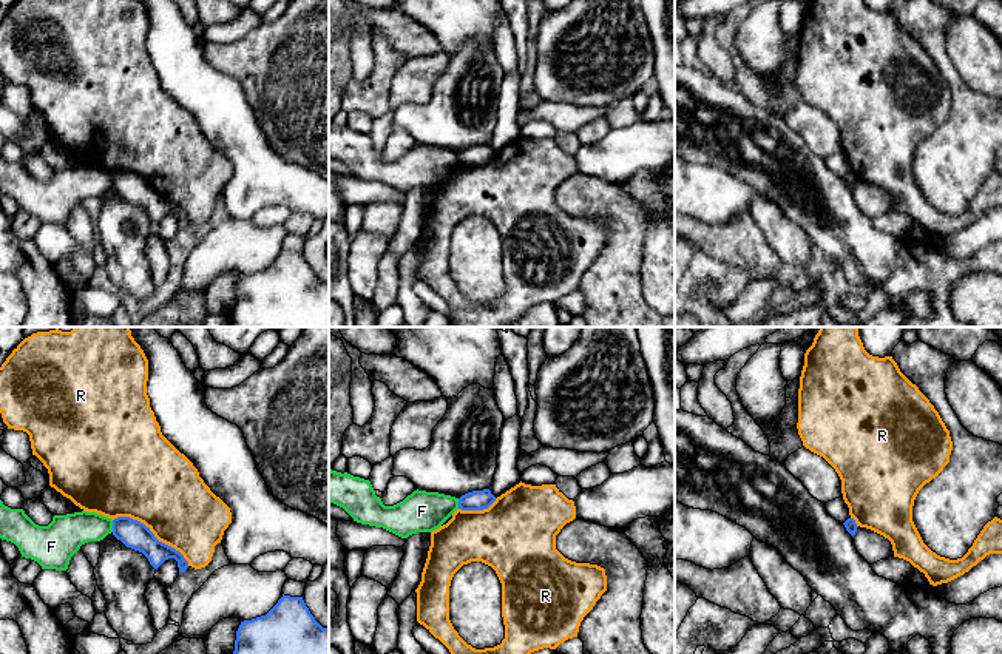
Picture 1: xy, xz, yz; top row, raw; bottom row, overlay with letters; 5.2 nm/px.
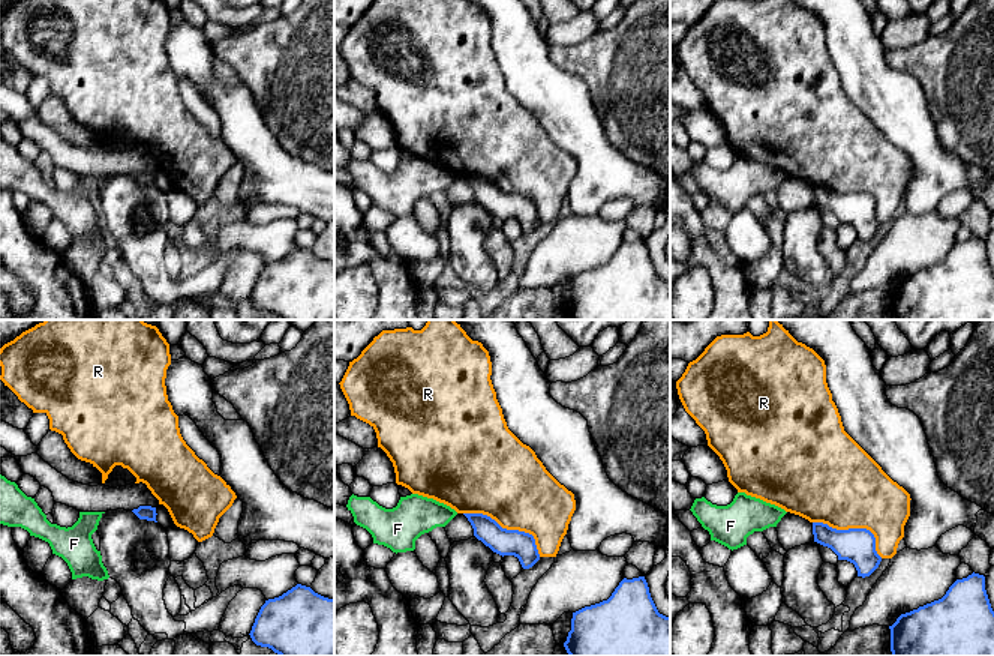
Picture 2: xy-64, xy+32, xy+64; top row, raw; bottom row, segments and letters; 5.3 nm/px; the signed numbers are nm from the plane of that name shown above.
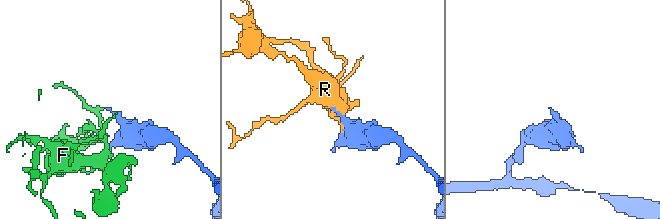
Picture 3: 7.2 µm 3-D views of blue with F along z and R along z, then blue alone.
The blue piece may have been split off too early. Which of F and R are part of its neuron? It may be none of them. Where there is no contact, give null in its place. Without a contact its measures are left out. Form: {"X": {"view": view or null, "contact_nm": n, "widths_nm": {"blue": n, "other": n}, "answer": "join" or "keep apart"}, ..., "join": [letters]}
{"F": {"view": "xy", "contact_nm": 60, "widths_nm": {"blue": 150, "other": 190}, "answer": "keep apart"}, "R": {"view": "xy", "contact_nm": 460, "widths_nm": {"blue": 150, "other": 420}, "answer": "keep apart"}, "join": []}

